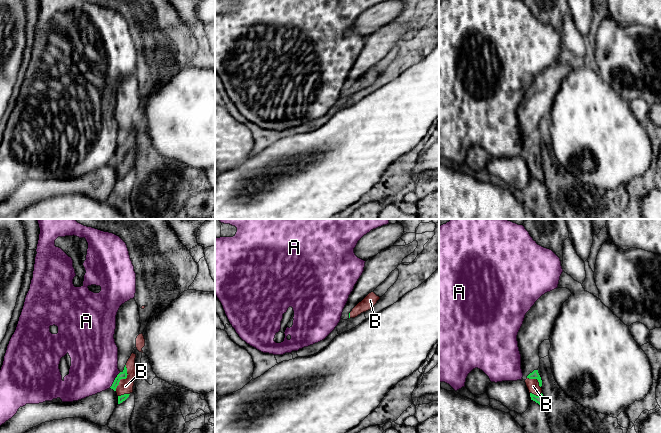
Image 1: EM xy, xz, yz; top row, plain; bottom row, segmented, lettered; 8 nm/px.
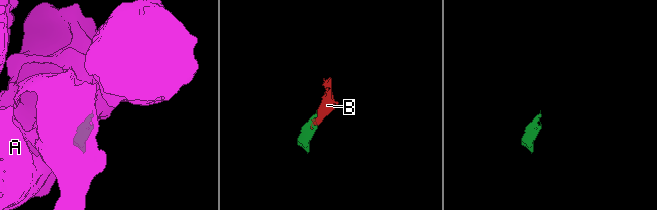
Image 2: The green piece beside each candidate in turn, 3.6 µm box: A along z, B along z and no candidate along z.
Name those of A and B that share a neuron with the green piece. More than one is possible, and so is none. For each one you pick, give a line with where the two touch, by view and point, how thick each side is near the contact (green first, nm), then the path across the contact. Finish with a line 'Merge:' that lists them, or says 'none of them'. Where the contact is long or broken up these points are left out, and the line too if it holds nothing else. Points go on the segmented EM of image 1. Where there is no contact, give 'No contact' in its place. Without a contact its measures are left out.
B: Touches green at xy (124, 378). Thickness 60 nm (green) against 120 nm. Path across: xy (122, 375), (124, 378), (125, 386)
Merge: B

